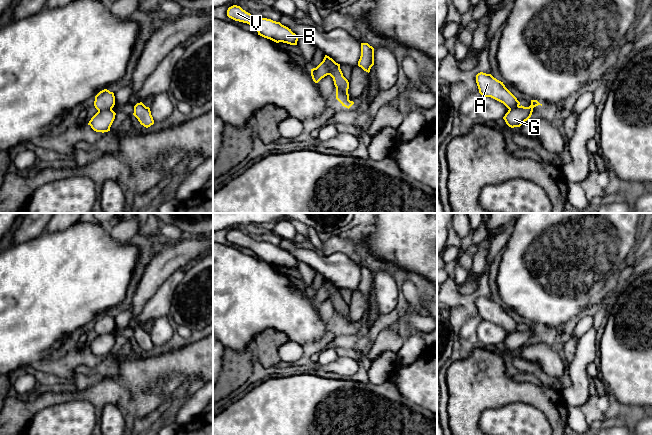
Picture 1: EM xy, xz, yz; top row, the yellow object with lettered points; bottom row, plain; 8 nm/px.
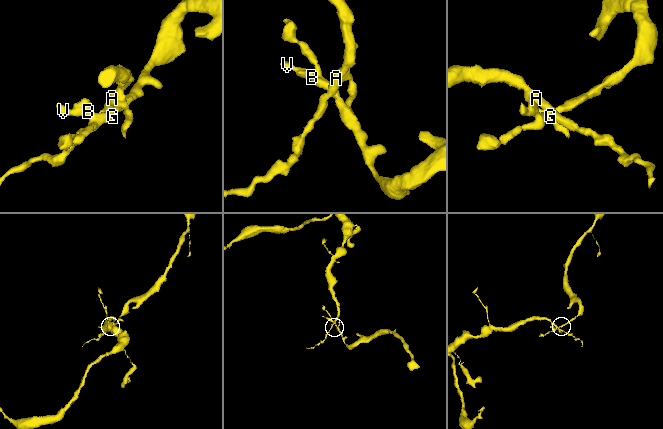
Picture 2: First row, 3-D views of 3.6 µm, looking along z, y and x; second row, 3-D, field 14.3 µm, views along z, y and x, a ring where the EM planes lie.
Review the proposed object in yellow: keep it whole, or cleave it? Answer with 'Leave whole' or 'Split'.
Split

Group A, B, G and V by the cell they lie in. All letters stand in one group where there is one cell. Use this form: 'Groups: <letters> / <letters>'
Groups: A / B G V

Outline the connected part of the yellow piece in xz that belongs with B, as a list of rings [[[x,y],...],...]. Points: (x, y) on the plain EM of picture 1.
[[[237,229],[228,232],[227,240],[235,245],[251,249],[258,256],[258,259],[276,267],[283,266],[290,269],[297,269],[299,261],[280,246],[267,242],[255,241]]]

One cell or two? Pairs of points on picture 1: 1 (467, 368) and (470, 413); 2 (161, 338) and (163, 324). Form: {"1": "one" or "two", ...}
{"1": "one", "2": "one"}

